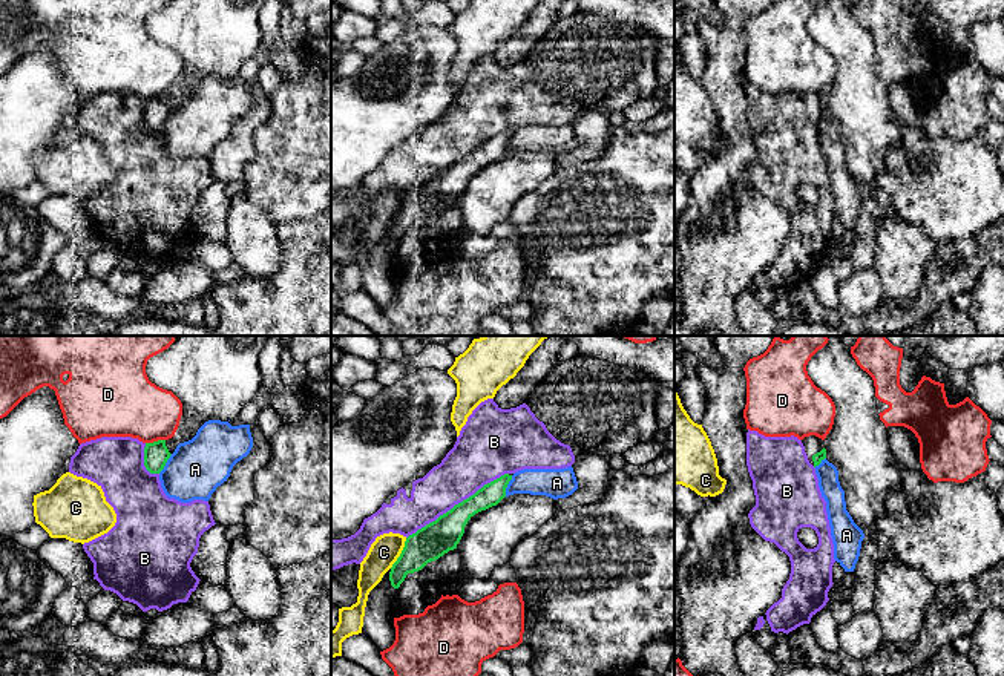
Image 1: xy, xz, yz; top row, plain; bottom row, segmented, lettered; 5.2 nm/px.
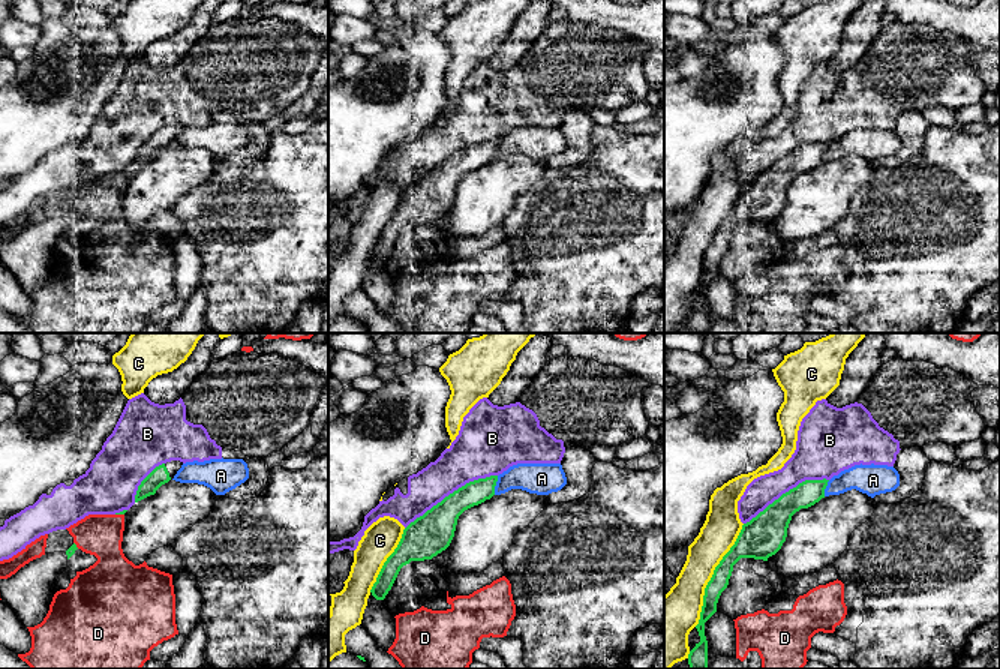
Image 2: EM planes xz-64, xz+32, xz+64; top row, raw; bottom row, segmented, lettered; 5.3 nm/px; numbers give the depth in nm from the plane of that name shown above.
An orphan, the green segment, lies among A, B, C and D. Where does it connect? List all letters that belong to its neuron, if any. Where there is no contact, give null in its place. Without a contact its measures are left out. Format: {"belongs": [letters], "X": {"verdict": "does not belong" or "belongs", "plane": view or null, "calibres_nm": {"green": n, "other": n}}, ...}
{"belongs": [], "A": {"verdict": "does not belong", "plane": "xz", "calibres_nm": {"green": 120, "other": 150}}, "B": {"verdict": "does not belong", "plane": "xz", "calibres_nm": {"green": 180, "other": 280}}, "C": {"verdict": "does not belong", "plane": "xz", "calibres_nm": {"green": 180, "other": 160}}, "D": {"verdict": "does not belong", "plane": "xy", "calibres_nm": {"green": 130, "other": 340}}}

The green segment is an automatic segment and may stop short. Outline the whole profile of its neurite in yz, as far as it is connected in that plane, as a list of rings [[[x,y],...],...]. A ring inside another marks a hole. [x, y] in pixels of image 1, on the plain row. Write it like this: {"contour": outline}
{"contour": [[[809,92],[802,97],[809,120],[815,124],[826,115],[825,97]]]}

